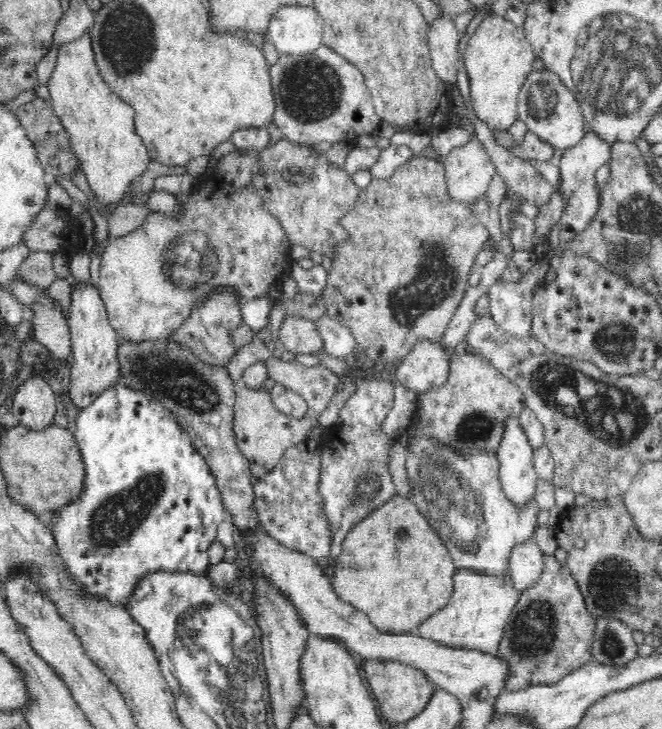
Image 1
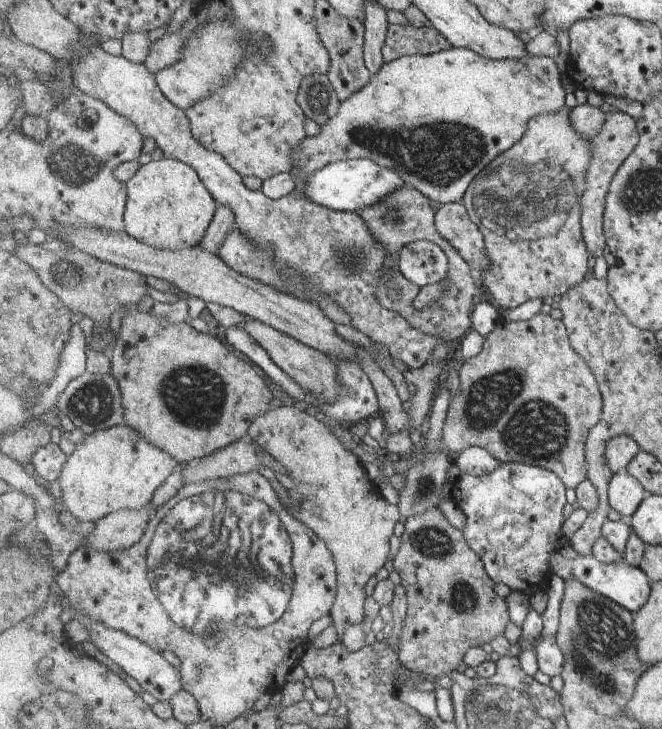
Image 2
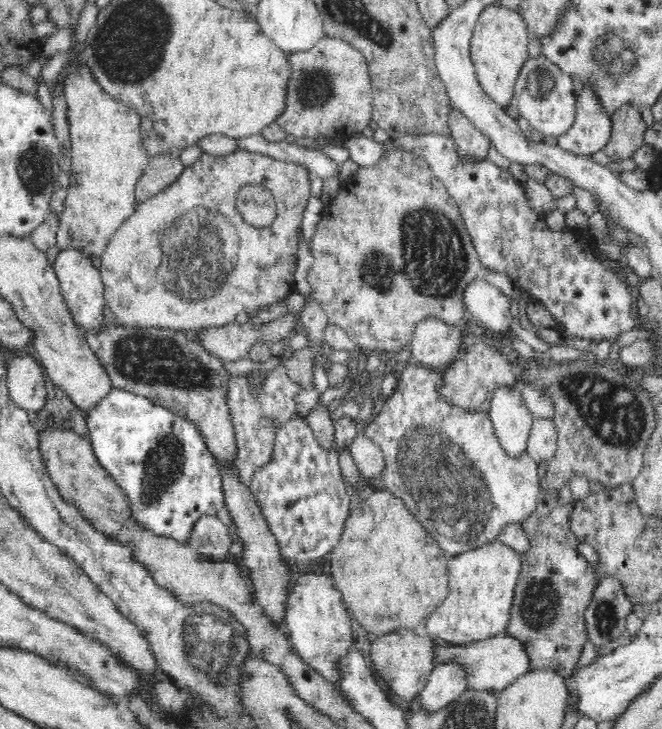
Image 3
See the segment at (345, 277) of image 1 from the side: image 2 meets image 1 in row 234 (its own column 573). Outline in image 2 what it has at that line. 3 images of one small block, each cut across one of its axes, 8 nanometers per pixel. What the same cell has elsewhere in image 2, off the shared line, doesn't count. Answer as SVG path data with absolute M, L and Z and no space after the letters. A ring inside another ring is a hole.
M539 311L531 321L509 321L501 319L497 328L486 337L484 349L481 354L465 359L459 370L461 379L460 392L449 403L448 417L445 420L444 432L441 439L442 447L449 453L458 454L471 445L486 448L495 458L503 463L527 463L544 467L553 471L561 477L567 488L576 489L585 479L588 478L588 464L586 455L586 442L589 431L599 424L603 414L604 398L601 392L596 374L588 362L575 350L572 345L572 338L568 336L568 327L563 319L551 318L545 312Z

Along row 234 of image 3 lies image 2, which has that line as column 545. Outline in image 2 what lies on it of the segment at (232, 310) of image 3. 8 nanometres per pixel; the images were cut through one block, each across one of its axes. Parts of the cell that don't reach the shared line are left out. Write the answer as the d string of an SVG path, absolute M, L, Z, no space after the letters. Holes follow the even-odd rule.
M563 108L556 113L540 114L533 118L528 124L525 136L513 148L501 153L489 164L469 185L467 194L463 198L464 205L470 208L471 216L477 216L477 218L472 219L480 226L481 232L484 234L491 262L491 268L483 271L483 280L480 283L485 284L498 305L504 309L514 309L524 305L527 301L547 298L547 296L552 297L557 296L557 294L564 296L569 292L569 289L583 282L587 278L587 272L589 272L590 252L582 230L584 210L582 200L585 188L588 186L587 175L593 158L592 140L584 137L575 128L569 112L570 109ZM491 178L509 178L513 188L491 188ZM483 206L497 206L497 208L503 206L503 208L507 208L507 216L511 218L511 222L529 224L531 230L525 235L518 236L519 238L526 238L527 244L531 246L531 252L527 252L521 262L527 260L527 264L535 266L535 270L517 270L515 272L513 266L509 266L509 258L505 258L507 266L503 266L503 236L499 236L495 230L489 230L481 224L479 210L481 210L481 214L487 212L487 208L483 208Z

